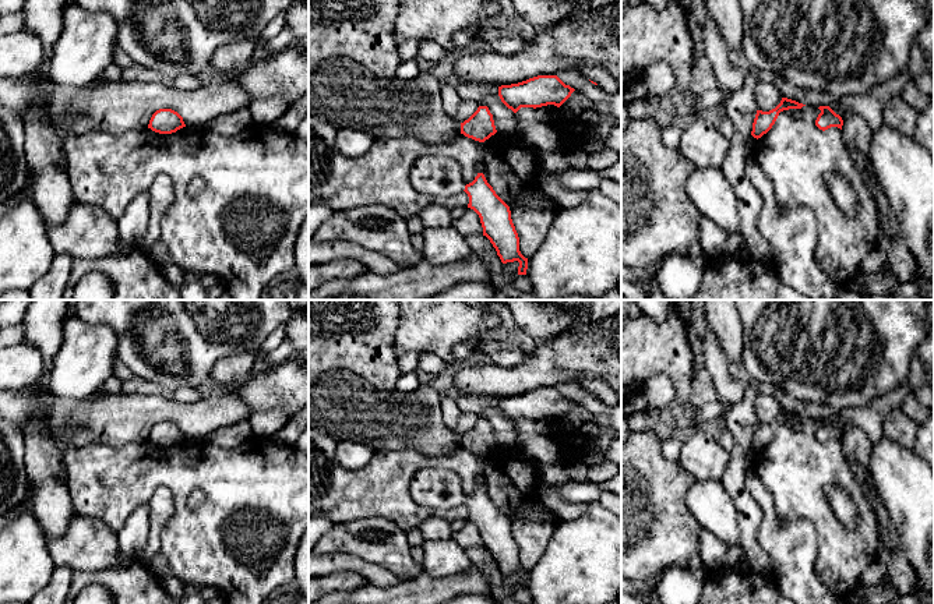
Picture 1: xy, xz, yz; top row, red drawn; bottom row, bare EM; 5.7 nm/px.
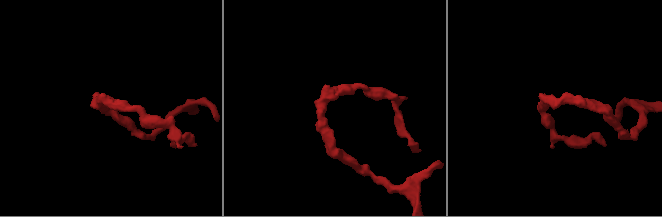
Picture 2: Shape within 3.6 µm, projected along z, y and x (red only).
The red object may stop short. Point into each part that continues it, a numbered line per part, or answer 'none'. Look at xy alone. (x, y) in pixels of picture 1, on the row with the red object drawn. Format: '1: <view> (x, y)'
none

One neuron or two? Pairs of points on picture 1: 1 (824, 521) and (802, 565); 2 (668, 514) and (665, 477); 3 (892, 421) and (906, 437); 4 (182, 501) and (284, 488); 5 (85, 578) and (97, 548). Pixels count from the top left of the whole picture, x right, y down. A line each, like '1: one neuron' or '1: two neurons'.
1: two neurons
2: one neuron
3: one neuron
4: one neuron
5: two neurons

